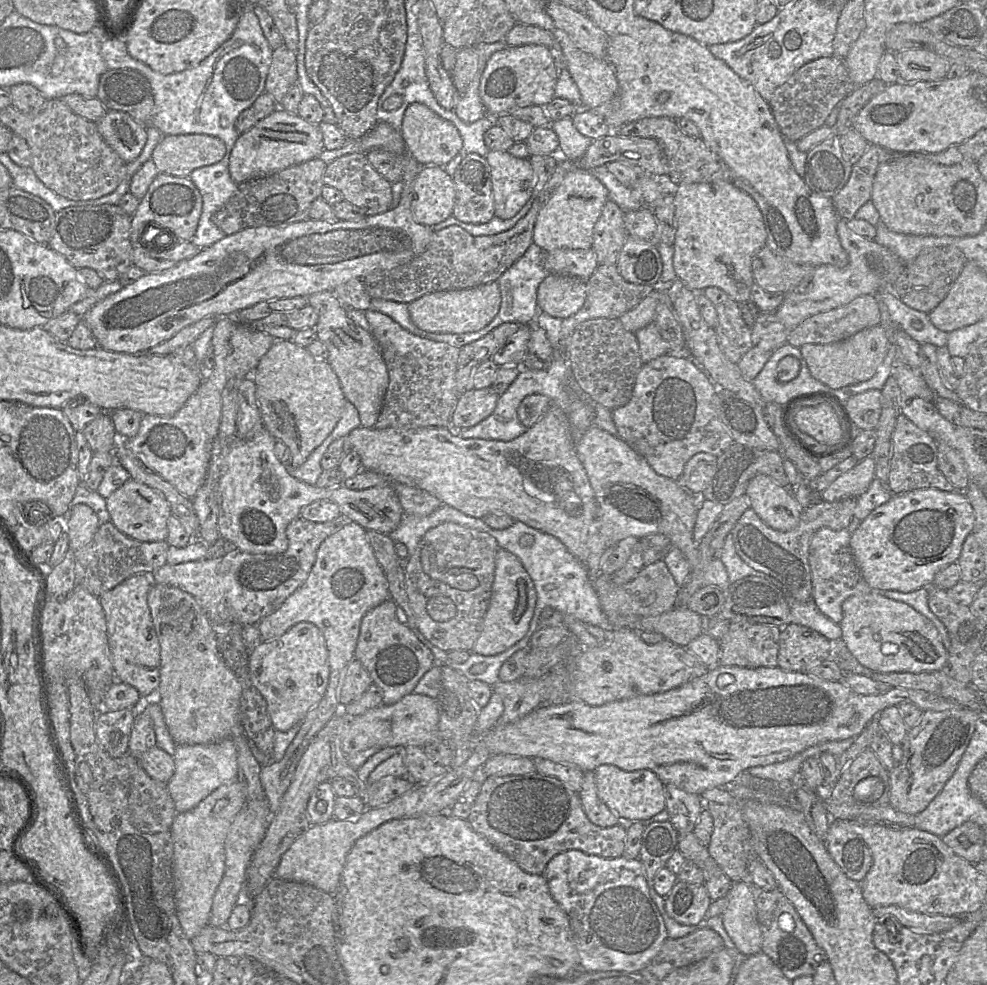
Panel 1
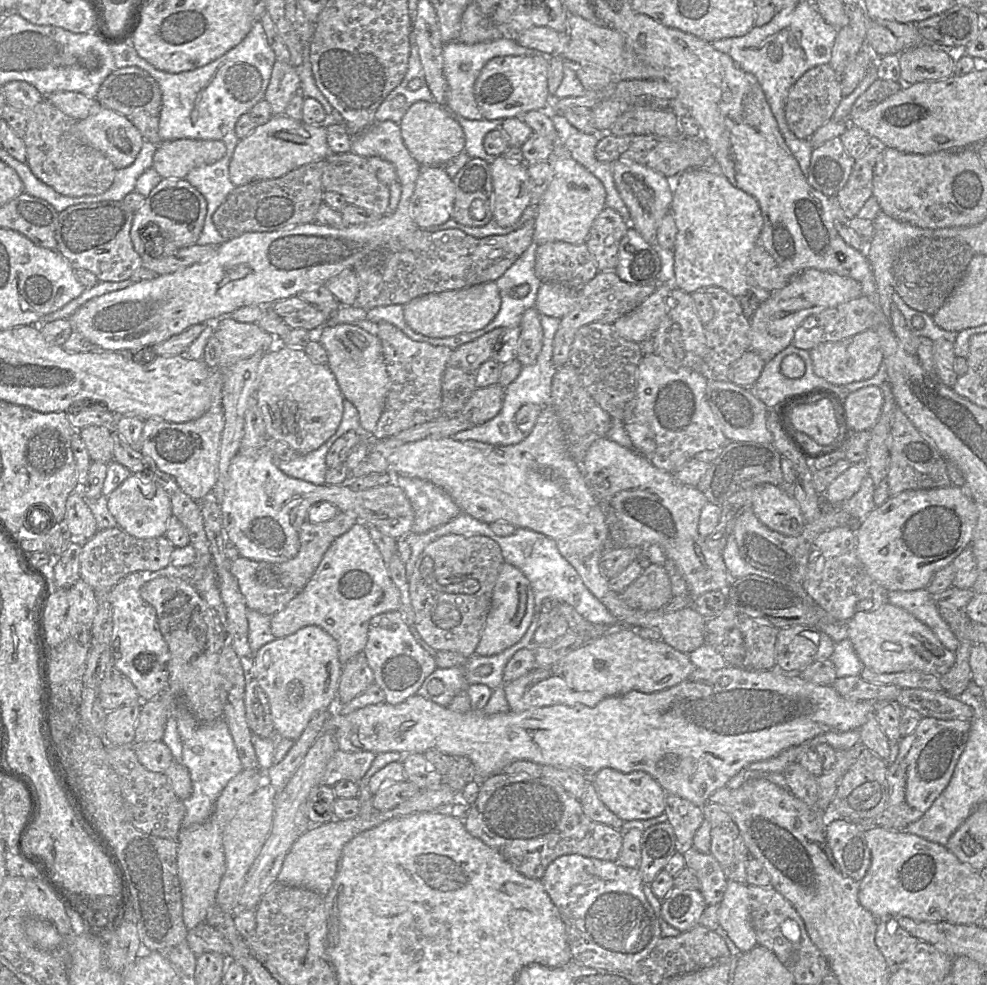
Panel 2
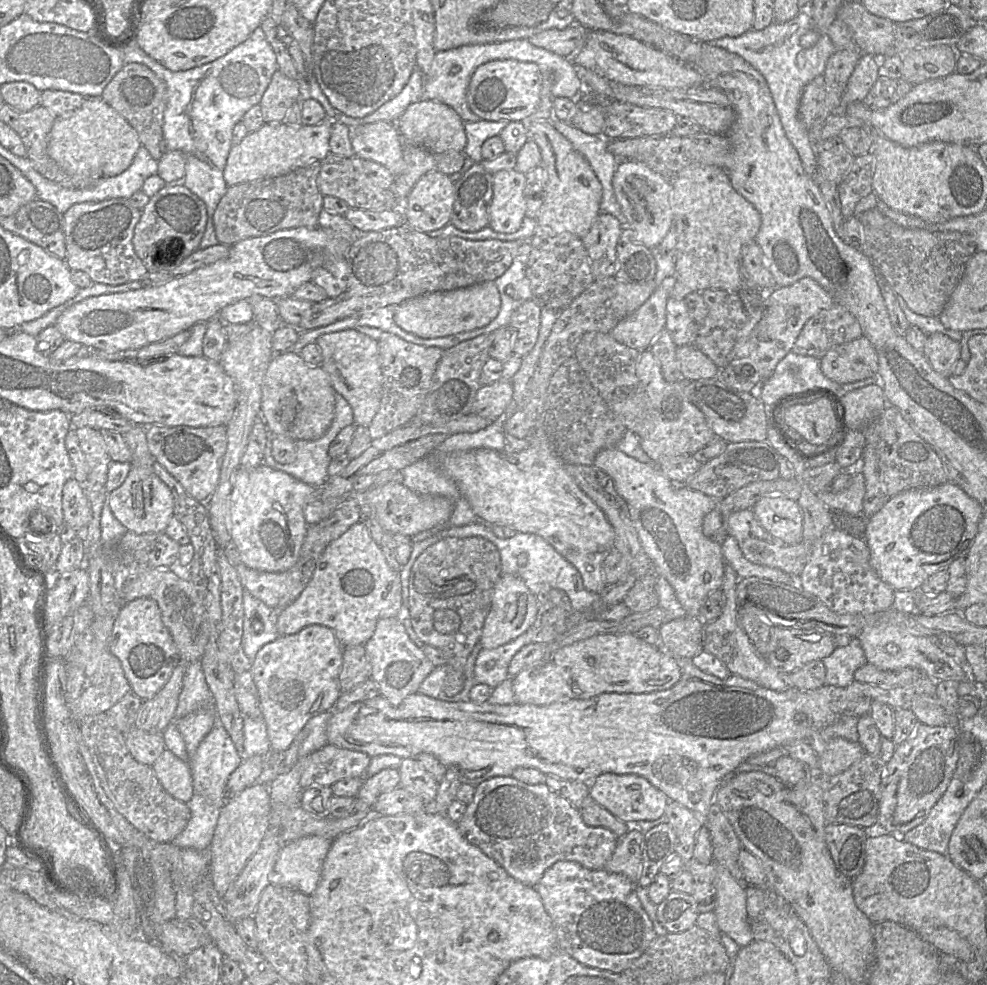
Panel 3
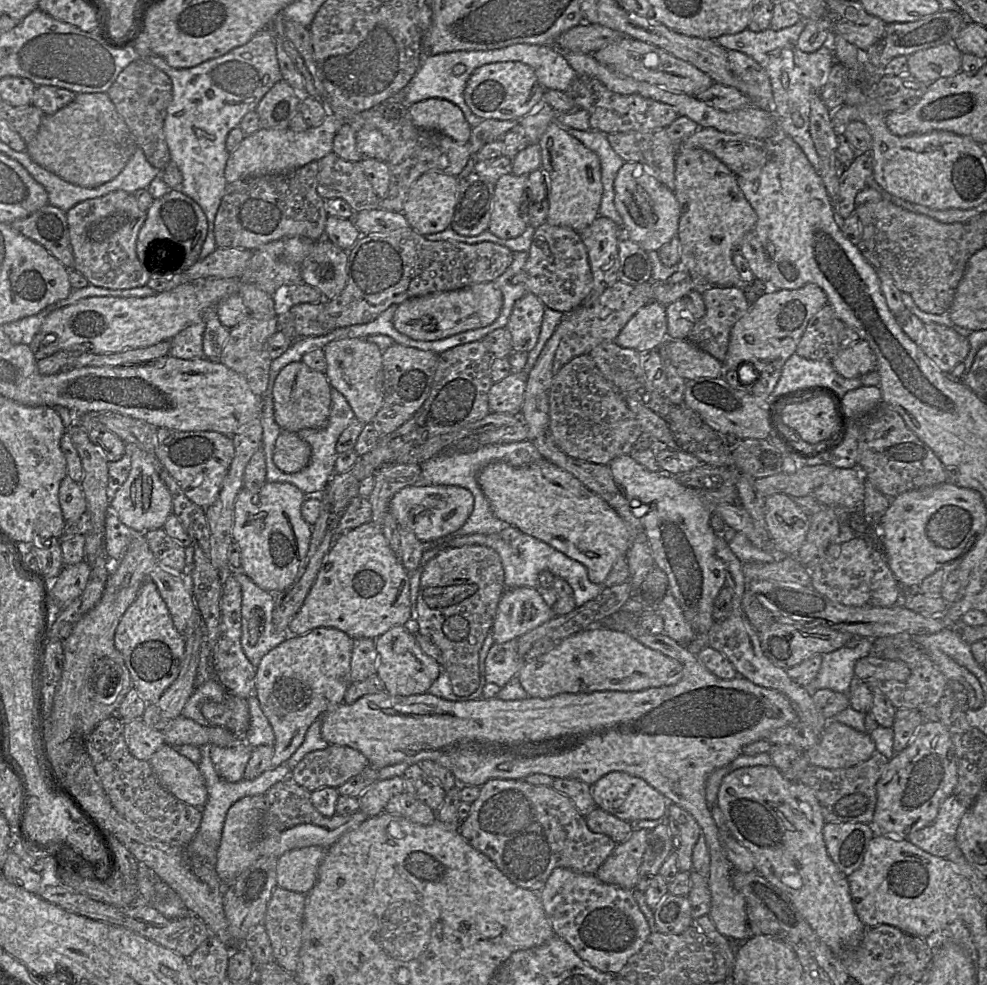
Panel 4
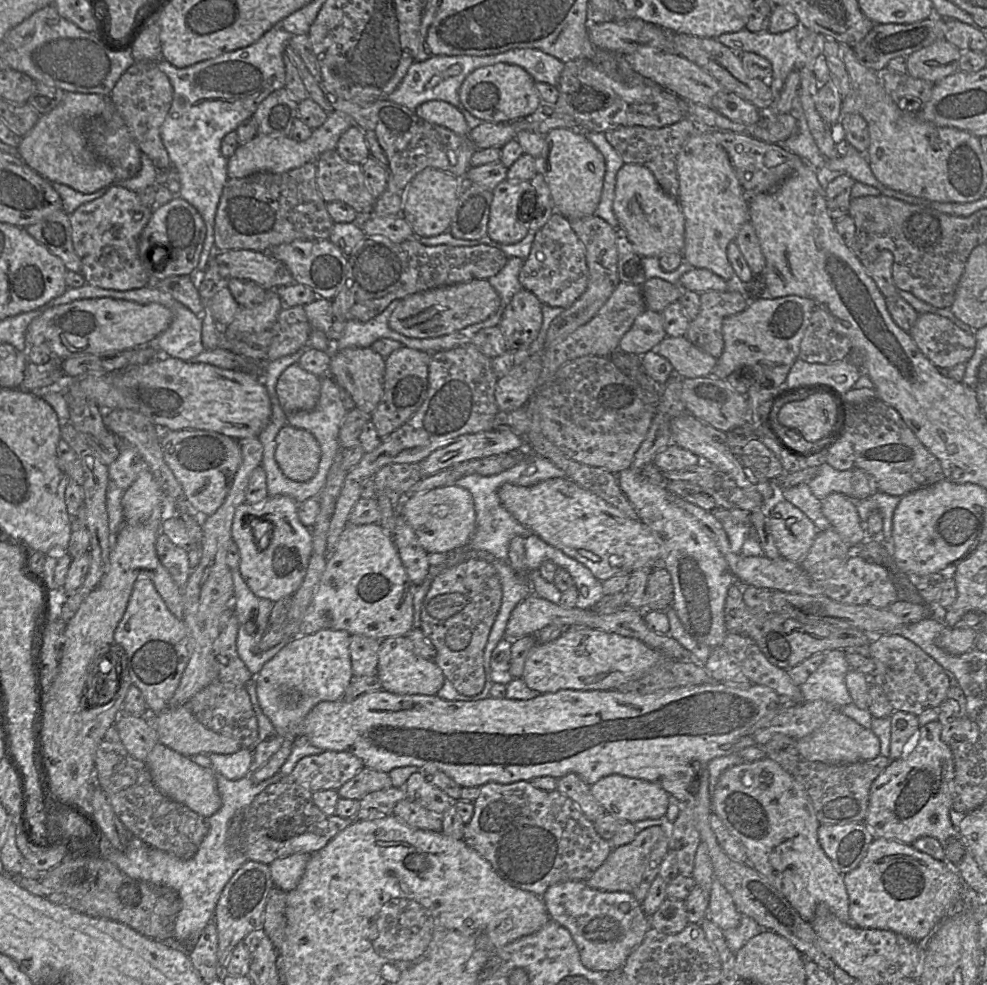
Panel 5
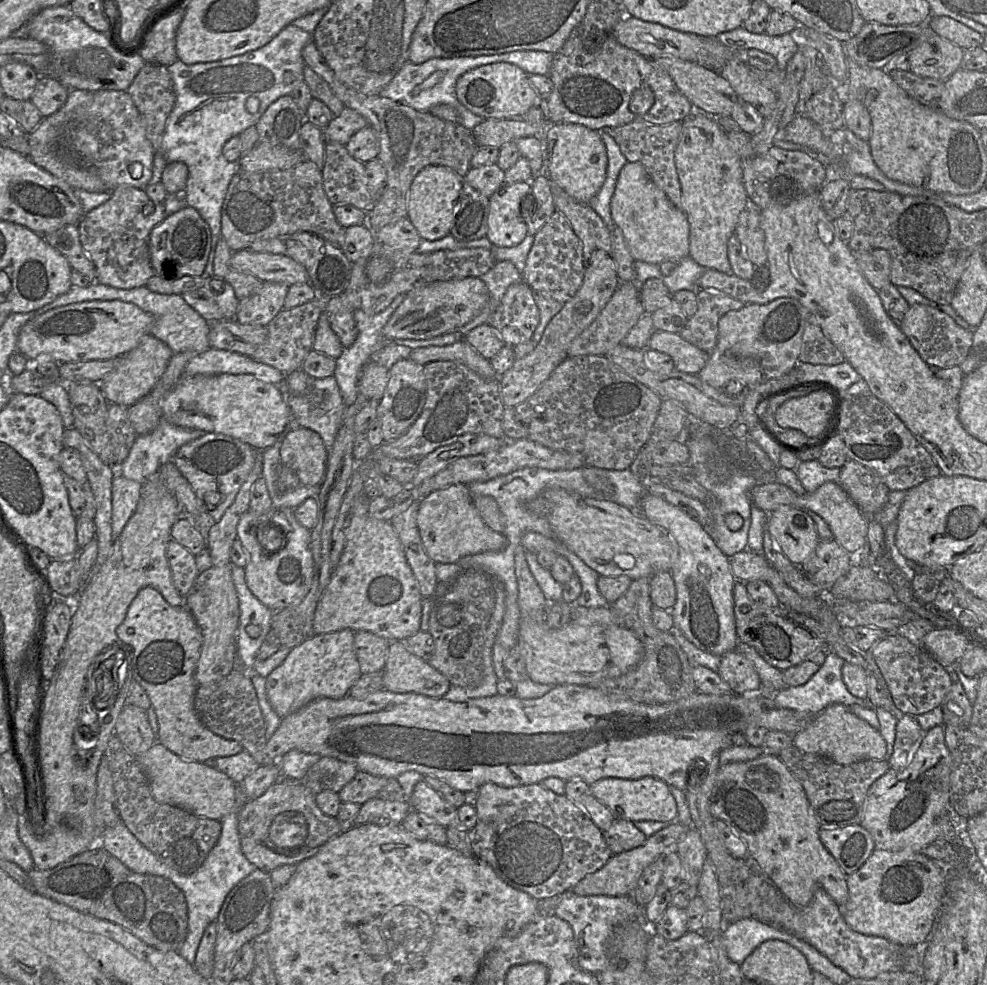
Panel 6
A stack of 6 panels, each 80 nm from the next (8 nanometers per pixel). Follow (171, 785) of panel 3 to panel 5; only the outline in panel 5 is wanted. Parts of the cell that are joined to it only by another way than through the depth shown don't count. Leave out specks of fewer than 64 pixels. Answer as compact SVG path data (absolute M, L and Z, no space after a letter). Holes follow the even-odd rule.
M157 743L145 760L156 788L166 797L185 805L197 814L209 818L221 807L213 768L203 768L189 757Z

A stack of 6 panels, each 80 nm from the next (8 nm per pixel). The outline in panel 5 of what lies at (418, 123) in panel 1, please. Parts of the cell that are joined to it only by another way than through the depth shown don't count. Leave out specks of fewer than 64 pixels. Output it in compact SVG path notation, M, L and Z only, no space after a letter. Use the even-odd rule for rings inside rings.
M446 101L424 102L416 108L415 113L427 122L444 126L461 135L469 135L471 131L460 110Z

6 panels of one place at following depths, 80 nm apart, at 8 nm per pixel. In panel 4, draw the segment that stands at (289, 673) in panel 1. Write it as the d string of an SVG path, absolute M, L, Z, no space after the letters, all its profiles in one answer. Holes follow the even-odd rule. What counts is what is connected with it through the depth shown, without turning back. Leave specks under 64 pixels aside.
M317 627L306 634L290 635L262 657L256 668L255 694L275 735L270 768L287 763L304 741L310 725L321 719L329 709L344 702L344 695L350 684L352 648L353 639L345 632L332 627Z

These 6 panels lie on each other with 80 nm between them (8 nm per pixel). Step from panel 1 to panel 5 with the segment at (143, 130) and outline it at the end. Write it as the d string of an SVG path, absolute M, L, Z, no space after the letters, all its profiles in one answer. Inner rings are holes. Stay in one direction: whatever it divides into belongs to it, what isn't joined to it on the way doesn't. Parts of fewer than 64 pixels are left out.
M65 92L60 103L49 113L41 115L35 126L22 137L17 147L20 159L48 182L67 185L83 194L113 184L115 172L112 166L96 157L83 142L89 120L104 111L106 99L99 94Z

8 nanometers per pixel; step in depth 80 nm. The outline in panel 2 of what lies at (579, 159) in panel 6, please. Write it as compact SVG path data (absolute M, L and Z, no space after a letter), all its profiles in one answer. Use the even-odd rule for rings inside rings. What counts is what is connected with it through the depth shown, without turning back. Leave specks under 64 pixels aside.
M530 111L525 113L522 119L534 133L549 139L554 145L549 160L554 176L538 206L534 241L539 245L553 241L576 245L586 243L594 221L606 207L606 190L603 183L571 157L561 143L548 111Z

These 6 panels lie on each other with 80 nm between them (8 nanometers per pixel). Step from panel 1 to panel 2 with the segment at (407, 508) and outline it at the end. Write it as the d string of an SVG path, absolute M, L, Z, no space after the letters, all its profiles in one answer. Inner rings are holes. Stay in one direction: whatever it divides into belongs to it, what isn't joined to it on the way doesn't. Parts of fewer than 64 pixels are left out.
M392 474L389 484L400 487L410 501L414 510L413 533L427 533L462 513L447 492L429 481Z

